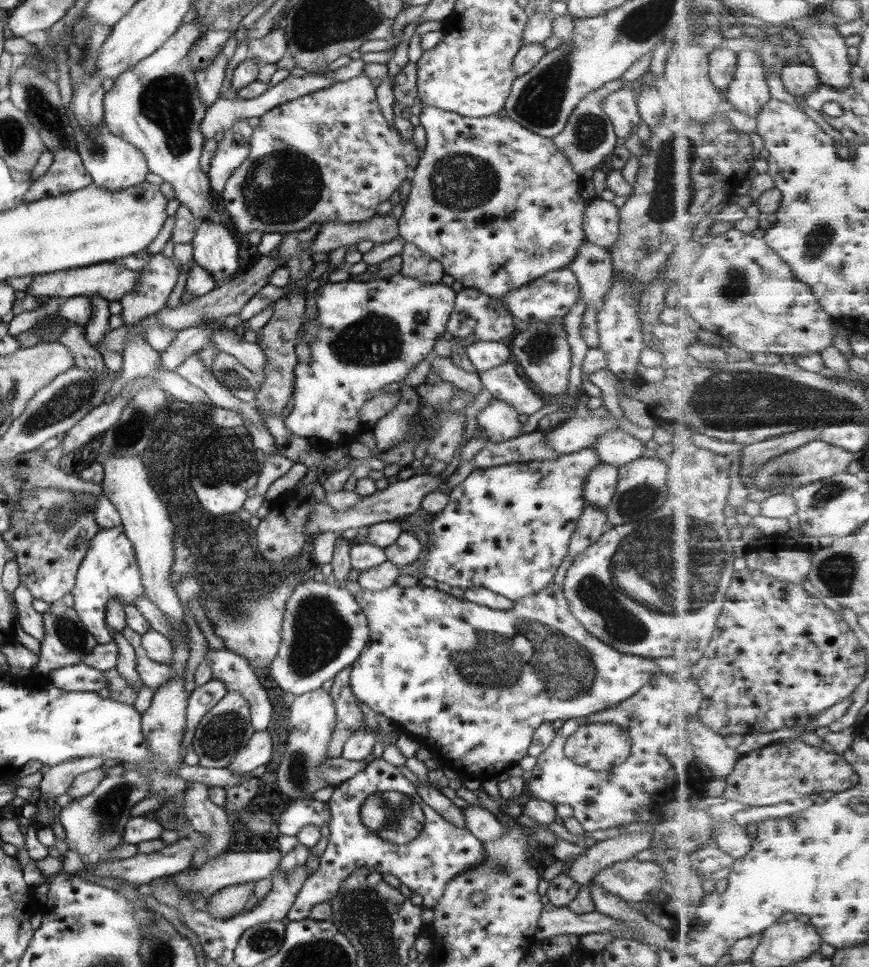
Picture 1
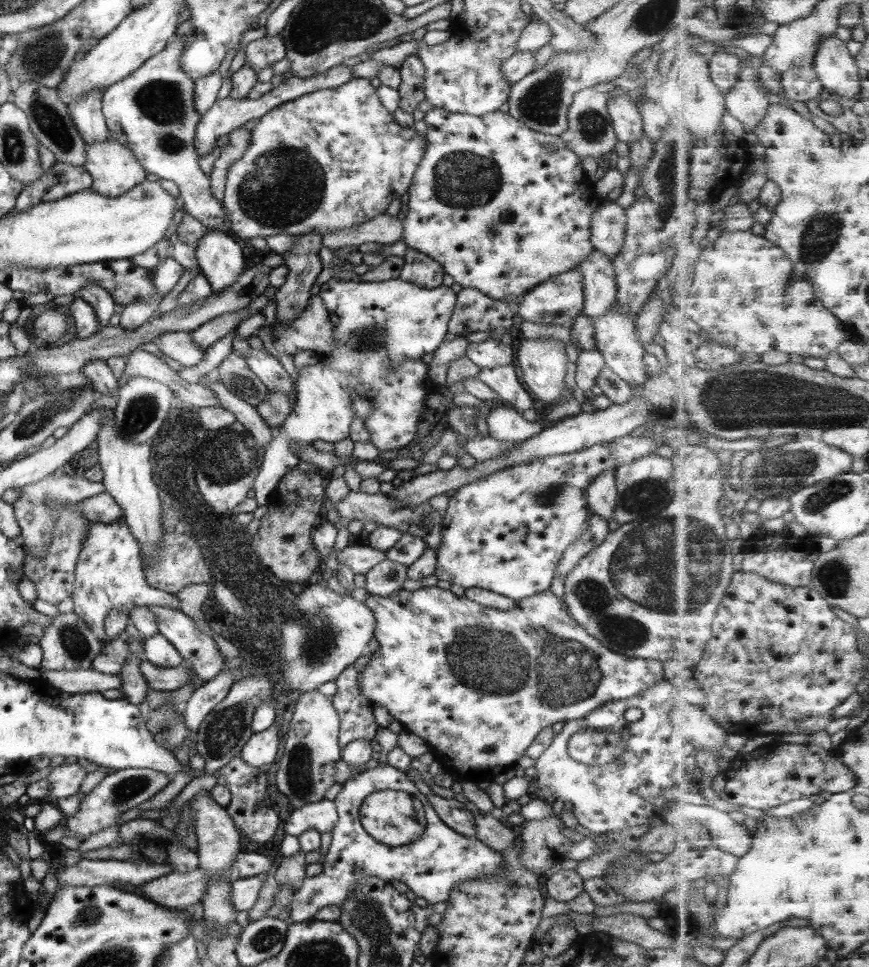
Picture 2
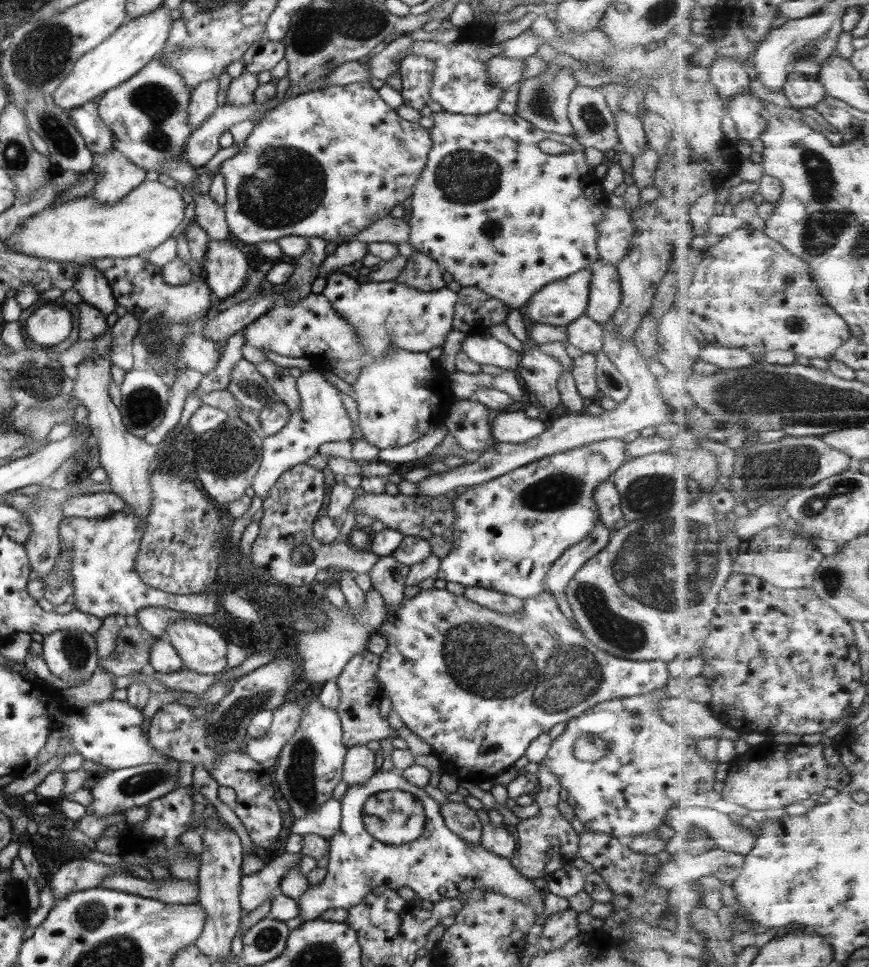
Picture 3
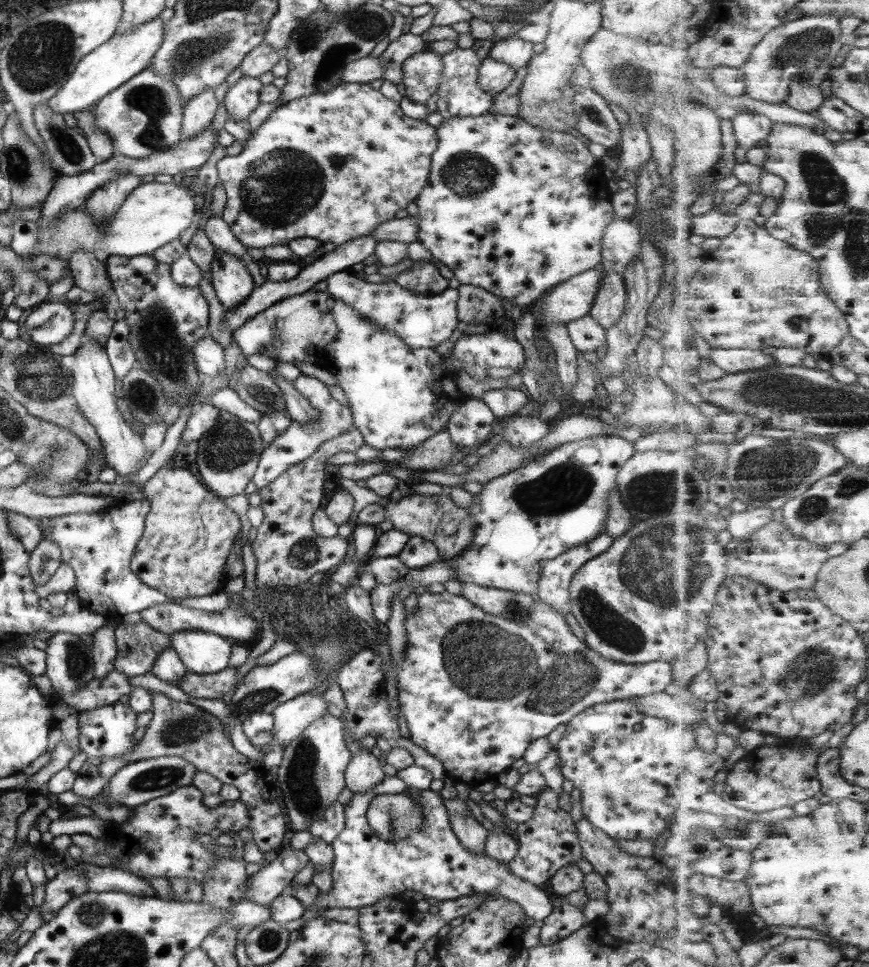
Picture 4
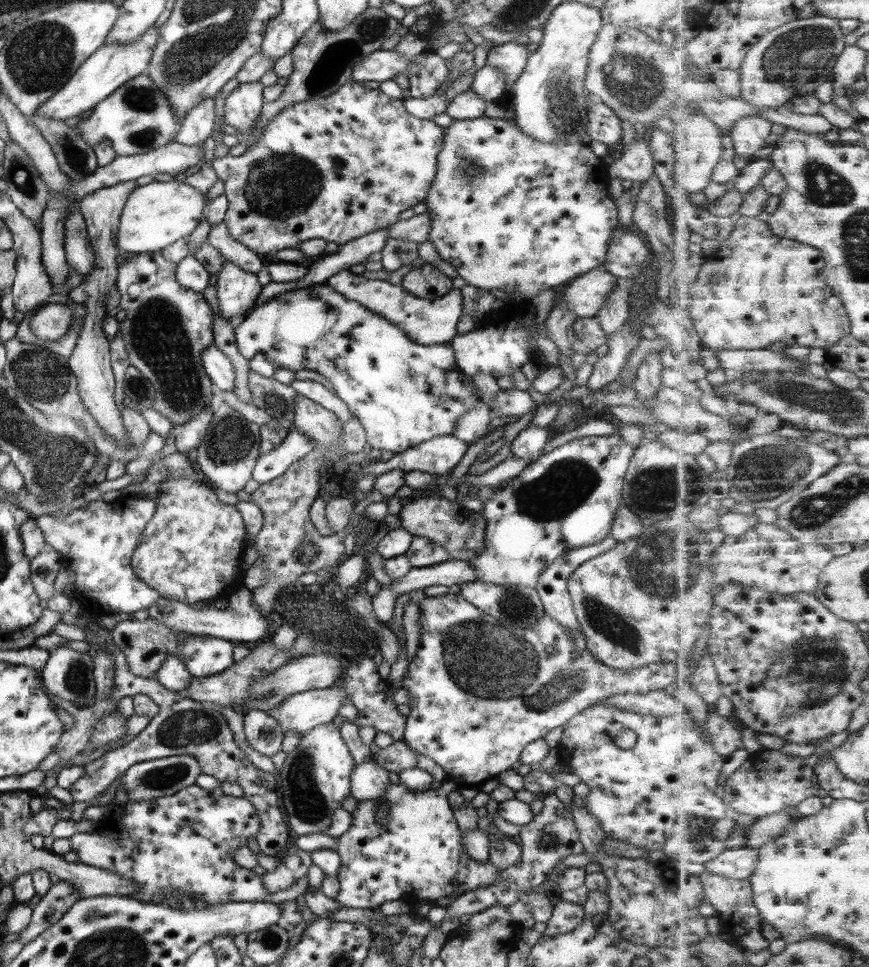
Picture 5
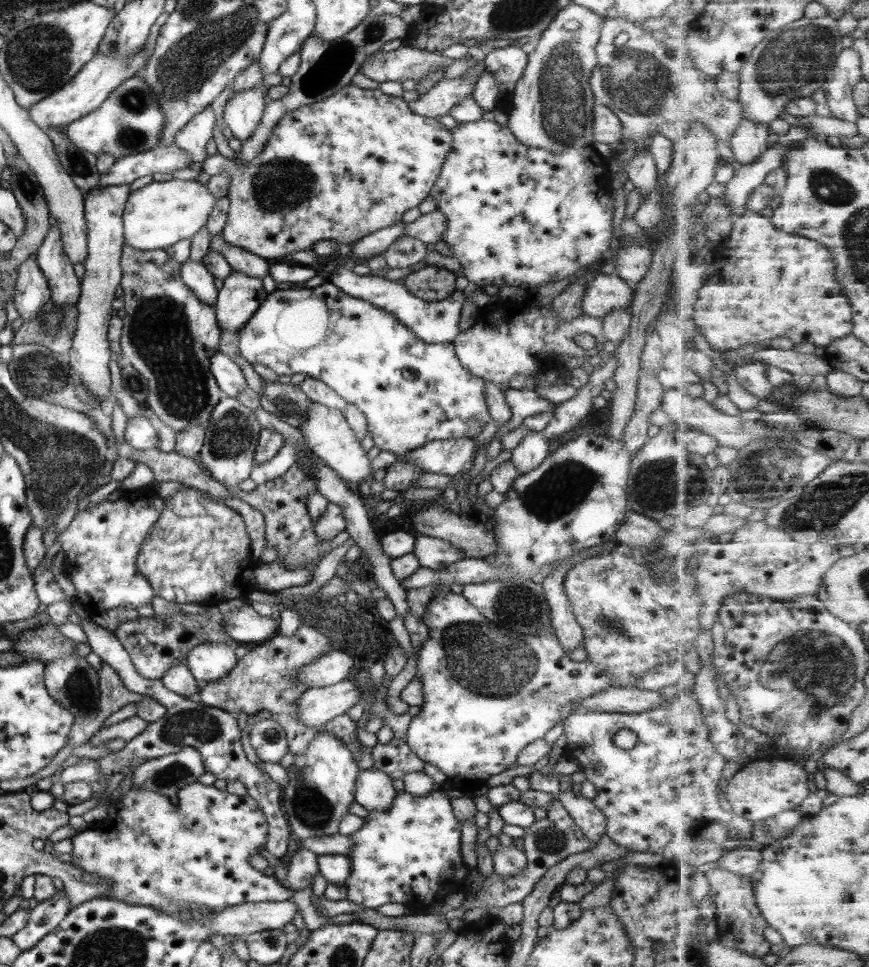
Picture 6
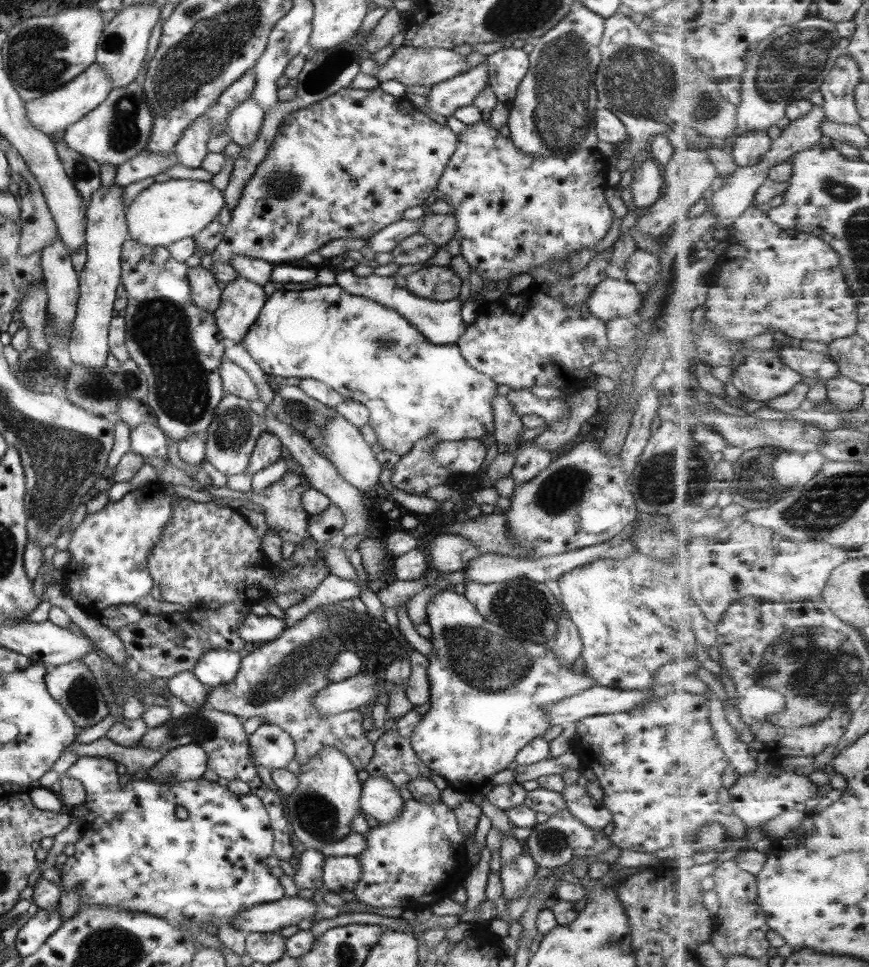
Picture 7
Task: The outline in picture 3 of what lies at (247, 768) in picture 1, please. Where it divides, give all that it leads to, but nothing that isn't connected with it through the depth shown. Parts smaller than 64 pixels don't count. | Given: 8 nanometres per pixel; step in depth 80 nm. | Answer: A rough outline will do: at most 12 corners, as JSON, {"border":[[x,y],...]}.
{"border":[[301,701],[274,709],[265,736],[243,752],[257,764],[276,758],[295,734]]}

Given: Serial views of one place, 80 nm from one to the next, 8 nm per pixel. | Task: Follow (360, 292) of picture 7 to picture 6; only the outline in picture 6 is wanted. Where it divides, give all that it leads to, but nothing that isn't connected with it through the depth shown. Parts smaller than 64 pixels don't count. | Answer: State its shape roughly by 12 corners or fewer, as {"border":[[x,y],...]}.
{"border":[[348,264],[326,282],[387,311],[415,338],[450,343],[464,292],[425,301]]}

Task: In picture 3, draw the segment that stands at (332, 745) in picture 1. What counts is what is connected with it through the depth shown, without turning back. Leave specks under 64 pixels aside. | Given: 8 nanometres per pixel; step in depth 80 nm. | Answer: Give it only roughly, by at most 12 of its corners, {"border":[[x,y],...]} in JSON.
{"border":[[379,656],[351,657],[334,680],[345,749],[388,738]]}

